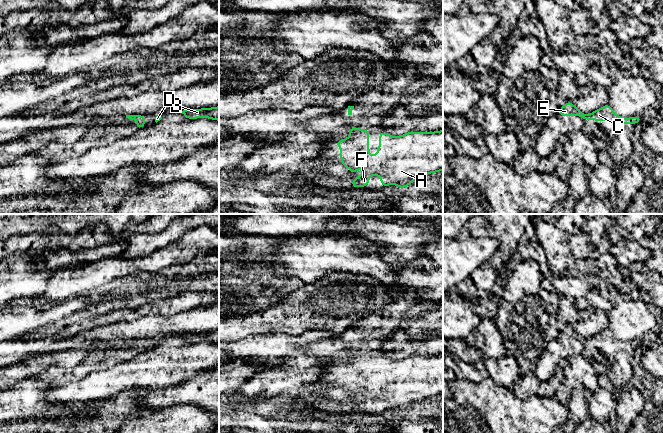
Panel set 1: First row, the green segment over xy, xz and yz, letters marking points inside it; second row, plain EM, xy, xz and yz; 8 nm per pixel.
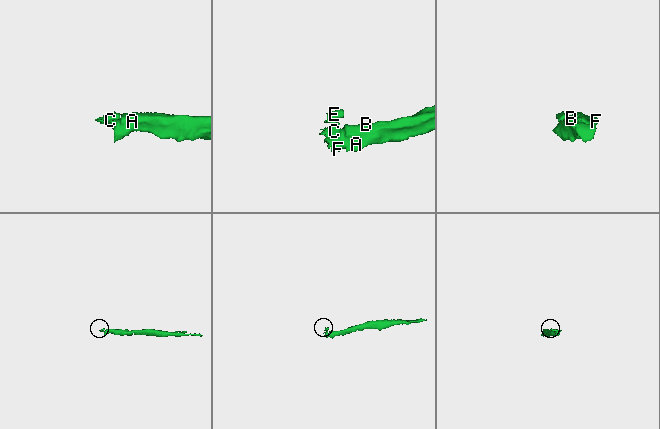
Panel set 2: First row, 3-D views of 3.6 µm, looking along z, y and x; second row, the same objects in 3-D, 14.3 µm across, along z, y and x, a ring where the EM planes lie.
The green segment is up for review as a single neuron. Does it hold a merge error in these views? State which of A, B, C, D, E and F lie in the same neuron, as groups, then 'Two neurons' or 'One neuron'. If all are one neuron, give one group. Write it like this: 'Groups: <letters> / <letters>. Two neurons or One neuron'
Groups: A B C D F / E. Two neurons

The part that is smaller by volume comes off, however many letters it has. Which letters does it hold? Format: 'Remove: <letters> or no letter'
Remove: E

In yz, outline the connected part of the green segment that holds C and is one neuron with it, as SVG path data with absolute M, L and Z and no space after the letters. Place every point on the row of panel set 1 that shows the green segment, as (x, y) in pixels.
M609 104L585 116L585 120L609 120L611 124L637 124L642 117L633 116L631 118L620 117L615 114Z

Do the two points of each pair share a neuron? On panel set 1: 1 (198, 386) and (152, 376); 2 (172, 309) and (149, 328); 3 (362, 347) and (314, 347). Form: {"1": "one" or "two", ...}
{"1": "two", "2": "two", "3": "one"}

